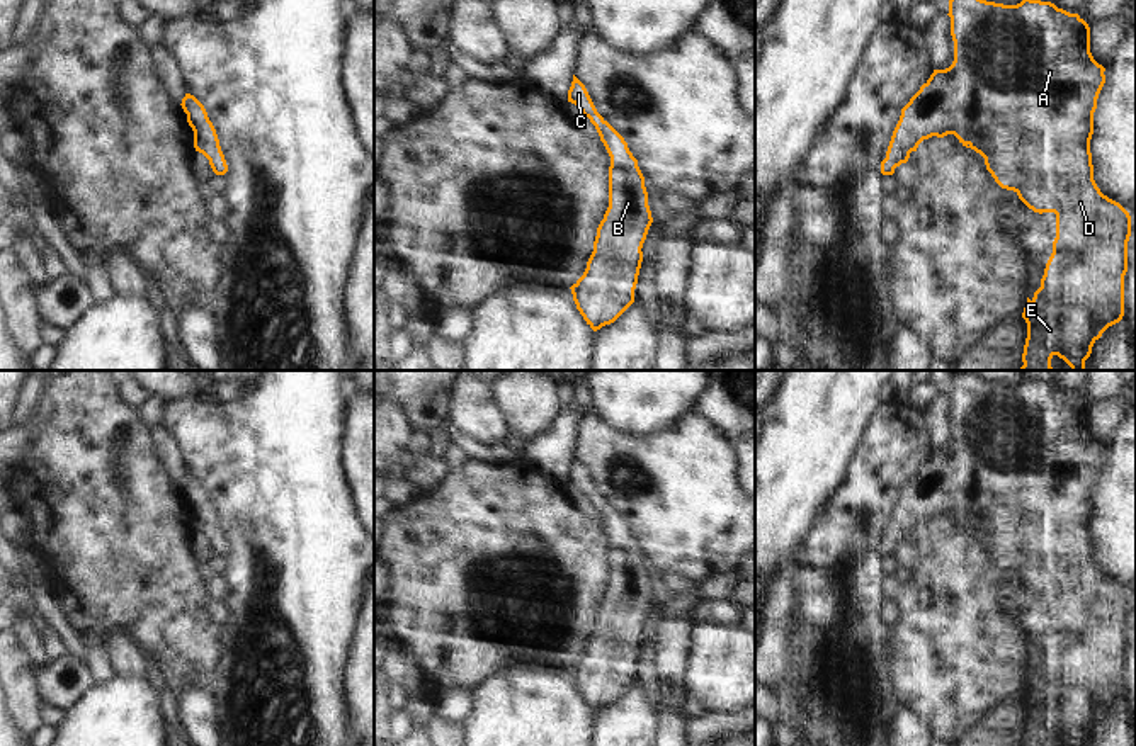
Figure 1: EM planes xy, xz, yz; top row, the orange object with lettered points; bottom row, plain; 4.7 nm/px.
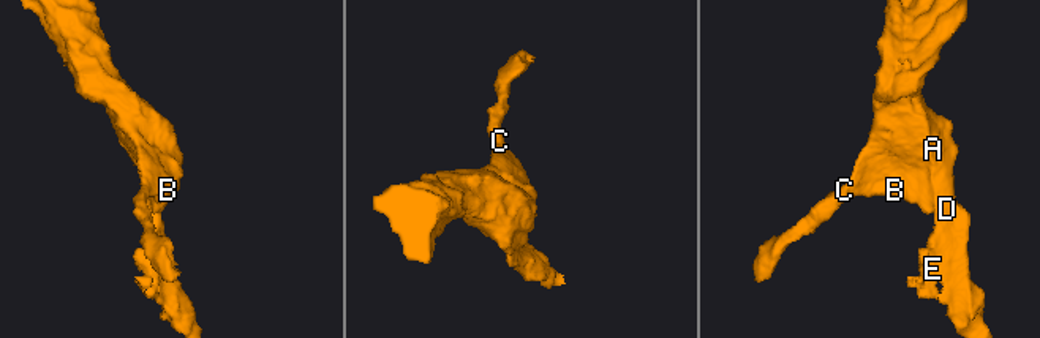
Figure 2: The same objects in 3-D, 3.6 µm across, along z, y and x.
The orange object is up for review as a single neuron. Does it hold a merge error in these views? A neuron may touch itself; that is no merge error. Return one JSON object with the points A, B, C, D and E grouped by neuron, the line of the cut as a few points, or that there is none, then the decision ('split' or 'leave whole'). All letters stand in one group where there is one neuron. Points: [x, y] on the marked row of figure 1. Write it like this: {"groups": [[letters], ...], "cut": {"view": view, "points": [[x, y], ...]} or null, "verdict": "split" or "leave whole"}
{"groups": [["A", "B", "C", "D", "E"]], "cut": null, "verdict": "leave whole"}

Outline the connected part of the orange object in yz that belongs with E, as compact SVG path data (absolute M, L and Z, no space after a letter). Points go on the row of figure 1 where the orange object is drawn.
M949 0L954 61L946 70L934 70L930 78L901 109L893 131L881 173L893 175L906 163L923 139L954 134L966 148L985 158L995 182L1014 190L1034 212L1056 214L1056 238L1046 263L1041 287L1025 302L1022 318L1027 323L1020 370L1054 370L1051 359L1058 355L1071 370L1085 370L1085 360L1102 333L1124 316L1124 275L1127 272L1127 241L1131 216L1116 201L1100 192L1093 180L1090 139L1099 93L1105 83L1105 68L1090 53L1090 27L1078 15L1058 8L1051 2L1022 0L1003 5L986 0Z

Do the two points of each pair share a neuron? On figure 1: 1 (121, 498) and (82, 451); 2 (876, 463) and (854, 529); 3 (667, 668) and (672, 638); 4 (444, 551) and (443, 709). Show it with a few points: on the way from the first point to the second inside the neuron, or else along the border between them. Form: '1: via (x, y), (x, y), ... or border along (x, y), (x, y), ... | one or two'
1: via (109, 486), (89, 463) | one
2: via (874, 480), (859, 512) | one
3: via (669, 661), (672, 644) | one
4: border along (470, 689), (444, 689), (441, 692) | two

